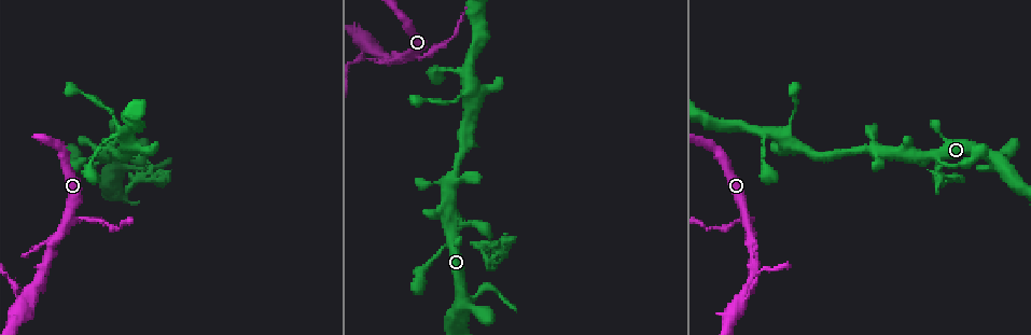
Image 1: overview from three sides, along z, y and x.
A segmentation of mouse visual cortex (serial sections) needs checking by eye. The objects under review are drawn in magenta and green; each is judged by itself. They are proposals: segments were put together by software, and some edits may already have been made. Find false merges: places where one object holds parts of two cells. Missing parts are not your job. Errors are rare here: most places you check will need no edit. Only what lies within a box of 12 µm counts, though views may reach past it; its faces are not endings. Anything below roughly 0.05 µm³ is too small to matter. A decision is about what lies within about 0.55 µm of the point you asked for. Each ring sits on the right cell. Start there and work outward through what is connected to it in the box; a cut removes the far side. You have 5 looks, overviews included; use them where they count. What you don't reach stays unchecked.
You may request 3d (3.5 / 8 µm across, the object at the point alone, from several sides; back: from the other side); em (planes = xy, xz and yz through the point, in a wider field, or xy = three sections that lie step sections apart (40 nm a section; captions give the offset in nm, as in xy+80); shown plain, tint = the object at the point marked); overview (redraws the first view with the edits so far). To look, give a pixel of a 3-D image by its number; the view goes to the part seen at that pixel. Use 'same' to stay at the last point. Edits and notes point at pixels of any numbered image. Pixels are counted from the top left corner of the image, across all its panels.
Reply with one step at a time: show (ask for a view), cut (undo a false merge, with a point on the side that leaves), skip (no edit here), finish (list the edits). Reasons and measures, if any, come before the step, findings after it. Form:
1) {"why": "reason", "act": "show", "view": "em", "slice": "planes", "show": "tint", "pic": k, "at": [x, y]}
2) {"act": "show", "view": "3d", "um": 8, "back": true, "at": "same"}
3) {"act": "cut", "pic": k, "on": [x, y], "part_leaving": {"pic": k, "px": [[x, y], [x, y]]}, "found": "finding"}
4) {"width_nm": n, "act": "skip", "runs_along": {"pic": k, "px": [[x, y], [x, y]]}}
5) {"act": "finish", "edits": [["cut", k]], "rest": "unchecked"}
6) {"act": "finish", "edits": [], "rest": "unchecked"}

{"why": "three-way junction", "act": "show", "view": "3d", "um": 3.5, "pic": 1, "at": [746, 218]}

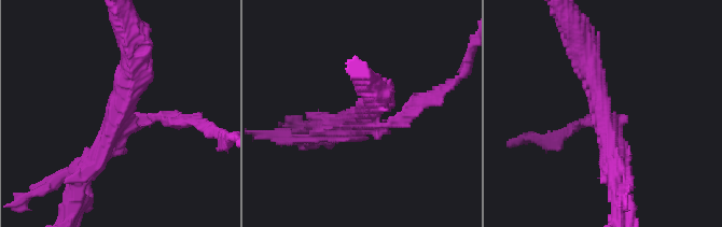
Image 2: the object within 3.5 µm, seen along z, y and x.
{"arms": 3, "arm_widths_nm": [150, 250, 350], "why": "now the EM", "act": "show", "view": "em", "slice": "planes", "show": "tint", "pic": 2, "at": [600, 113]}

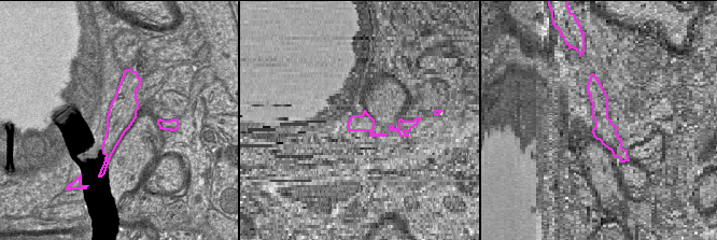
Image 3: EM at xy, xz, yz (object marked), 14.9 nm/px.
{"act": "skip", "runs_along": {"pic": 2, "px": [[130, 43], [121, 113], [84, 172]]}, "found": "one cell here"}

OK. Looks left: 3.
{"why": "abrupt turn", "act": "show", "view": "3d", "um": 3.5, "pic": 1, "at": [938, 167]}

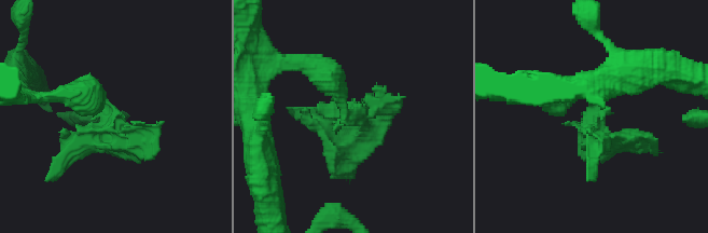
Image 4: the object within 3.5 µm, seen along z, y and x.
{"why": "shape alone is not enough", "act": "show", "view": "em", "slice": "planes", "show": "tint", "pic": 4, "at": [113, 115]}

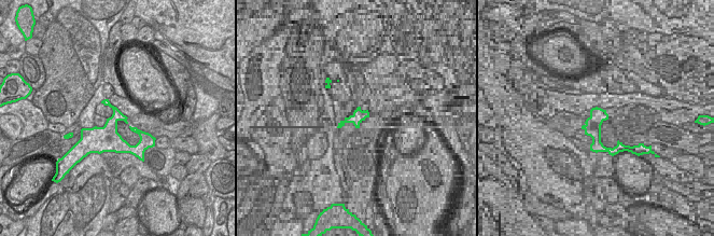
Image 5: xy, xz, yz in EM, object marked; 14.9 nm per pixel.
{"act": "cut", "pic": 4, "on": [595, 129], "found": "two cells meet here"}

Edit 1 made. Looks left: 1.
{"act": "finish", "edits": [["cut", 4]], "rest": "unchecked"}

